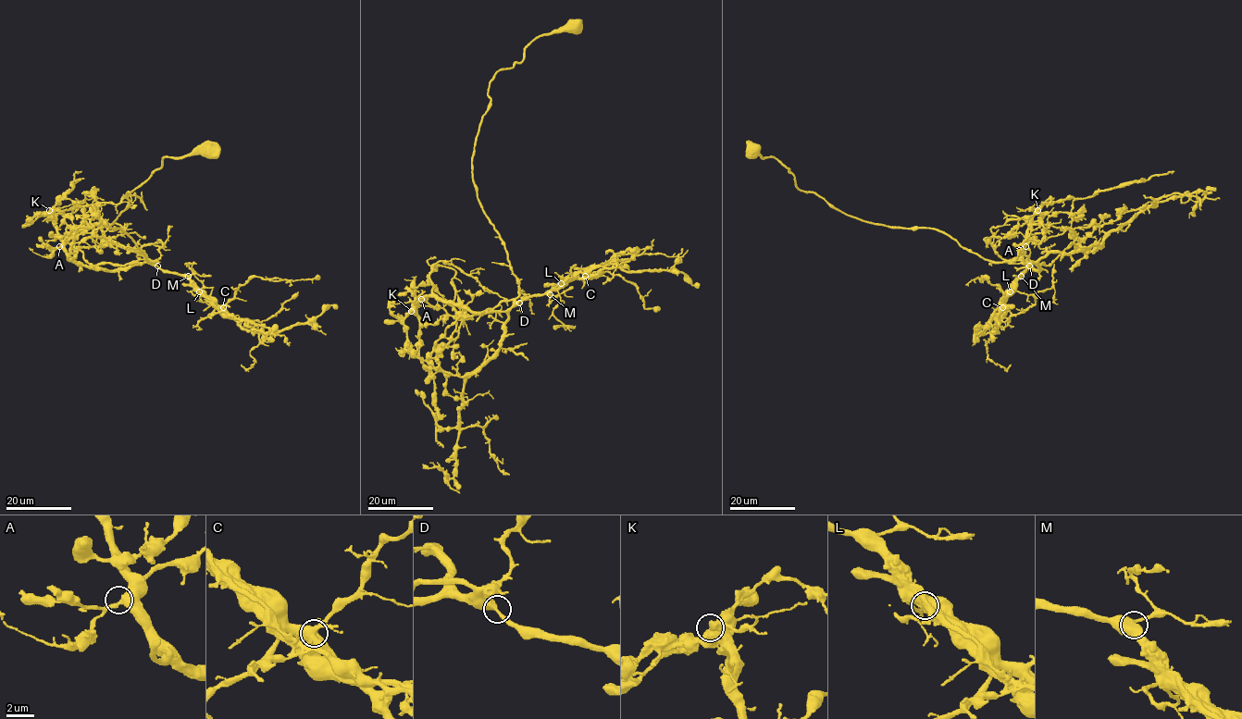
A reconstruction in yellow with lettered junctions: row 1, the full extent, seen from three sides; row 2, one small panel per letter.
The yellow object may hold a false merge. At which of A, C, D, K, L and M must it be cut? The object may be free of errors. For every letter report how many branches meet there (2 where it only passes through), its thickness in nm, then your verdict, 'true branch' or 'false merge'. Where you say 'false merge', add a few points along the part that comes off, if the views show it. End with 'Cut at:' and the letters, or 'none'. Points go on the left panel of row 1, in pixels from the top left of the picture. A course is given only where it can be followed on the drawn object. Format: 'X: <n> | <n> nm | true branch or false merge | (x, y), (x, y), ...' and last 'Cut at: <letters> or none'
A: 2 | 480 nm | true branch
C: 2 | 650 nm | true branch
D: 2 | 440 nm | true branch
K: 1 | 850 nm | true branch
L: 1 | 1150 nm | false merge | (200, 291), (222, 313), (272, 328), (272, 332), (251, 329)
M: 2 | 600 nm | true branch
Cut at: L

